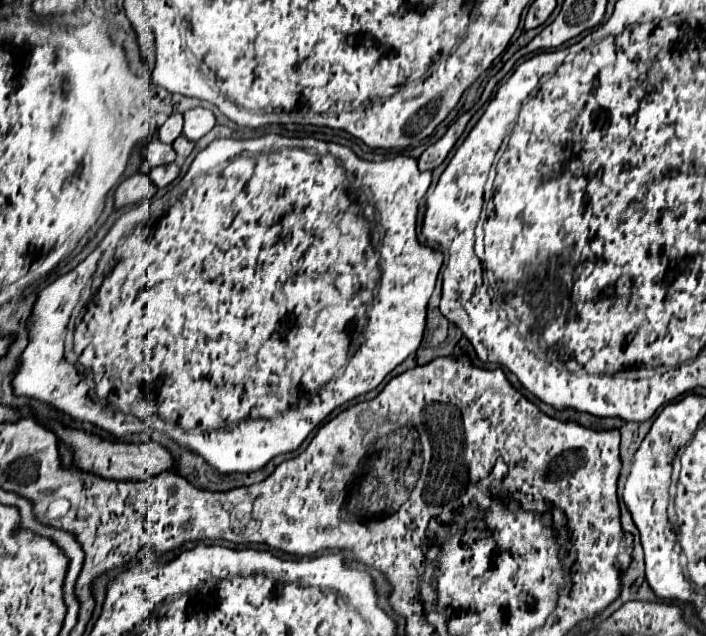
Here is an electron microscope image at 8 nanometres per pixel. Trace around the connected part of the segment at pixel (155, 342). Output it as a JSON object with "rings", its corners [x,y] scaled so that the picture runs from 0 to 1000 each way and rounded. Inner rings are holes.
{"rings":[[[387,209],[346,222],[327,217],[307,219],[279,242],[259,278],[258,288],[252,294],[246,294],[229,313],[232,316],[229,322],[224,319],[224,325],[218,329],[212,344],[205,344],[211,336],[212,316],[203,313],[187,330],[176,335],[142,379],[142,385],[108,423],[99,426],[108,436],[93,429],[93,432],[82,436],[76,445],[71,445],[62,458],[57,458],[54,473],[51,473],[48,489],[45,489],[45,502],[42,502],[45,505],[42,508],[45,536],[40,539],[40,546],[31,555],[31,564],[28,564],[31,571],[28,571],[28,580],[23,583],[17,608],[20,608],[23,621],[51,624],[57,631],[74,634],[79,643],[96,649],[108,662],[133,665],[136,671],[156,678],[159,684],[167,684],[167,687],[176,681],[195,678],[190,671],[190,665],[184,665],[184,659],[190,662],[190,656],[193,656],[193,659],[204,662],[215,649],[224,649],[224,656],[229,662],[258,671],[261,684],[246,687],[249,697],[286,715],[312,744],[365,741],[385,719],[422,706],[425,697],[436,687],[436,681],[450,665],[456,665],[459,656],[465,656],[479,637],[484,637],[484,634],[490,634],[513,618],[533,612],[541,602],[541,596],[561,574],[567,574],[578,558],[584,558],[595,546],[601,511],[603,511],[603,476],[615,458],[618,436],[620,436],[620,426],[626,420],[626,398],[612,395],[609,388],[598,388],[589,376],[592,319],[603,307],[606,294],[609,294],[609,269],[601,269],[601,272],[592,269],[589,250],[575,247],[575,244],[564,244],[564,247],[544,250],[544,253],[523,253],[507,247],[496,231],[479,225],[459,223],[442,215],[415,217]],[[144,406],[159,407],[153,414],[156,420],[150,423],[147,442],[142,448],[144,461],[136,461],[136,467],[130,470],[130,476],[136,483],[130,483],[130,486],[125,483],[125,489],[119,492],[119,498],[110,508],[108,524],[105,524],[105,552],[110,558],[110,571],[119,577],[119,583],[113,590],[110,583],[105,583],[105,577],[99,571],[91,571],[91,533],[93,533],[93,514],[96,514],[93,505],[99,505],[102,486],[110,480],[116,454],[122,451],[122,445],[133,432],[139,410]]]}

